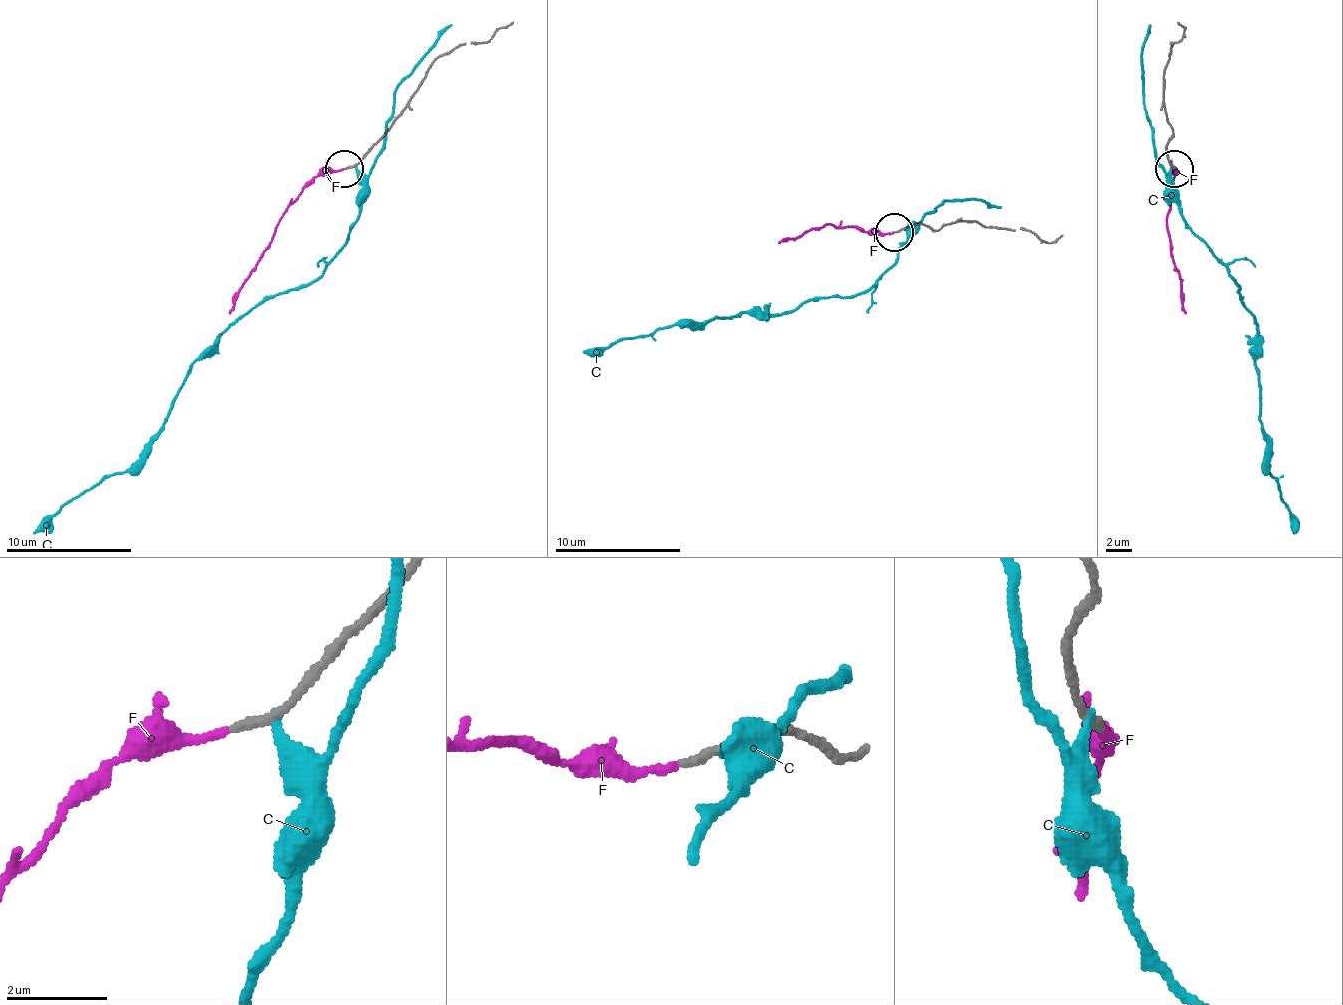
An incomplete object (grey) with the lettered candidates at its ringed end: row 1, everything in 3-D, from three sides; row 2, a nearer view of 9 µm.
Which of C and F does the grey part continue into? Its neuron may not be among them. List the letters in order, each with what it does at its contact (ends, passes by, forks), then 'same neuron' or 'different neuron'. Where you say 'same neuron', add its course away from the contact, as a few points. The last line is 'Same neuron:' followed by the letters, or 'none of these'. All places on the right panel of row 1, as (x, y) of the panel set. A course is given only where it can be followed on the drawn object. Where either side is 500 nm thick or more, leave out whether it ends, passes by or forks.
C: it ends | different neuron
F: it ends | same neuron | via (1173, 169), (1177, 172), (1167, 214), (1170, 255), (1186, 315)
Same neuron: F

